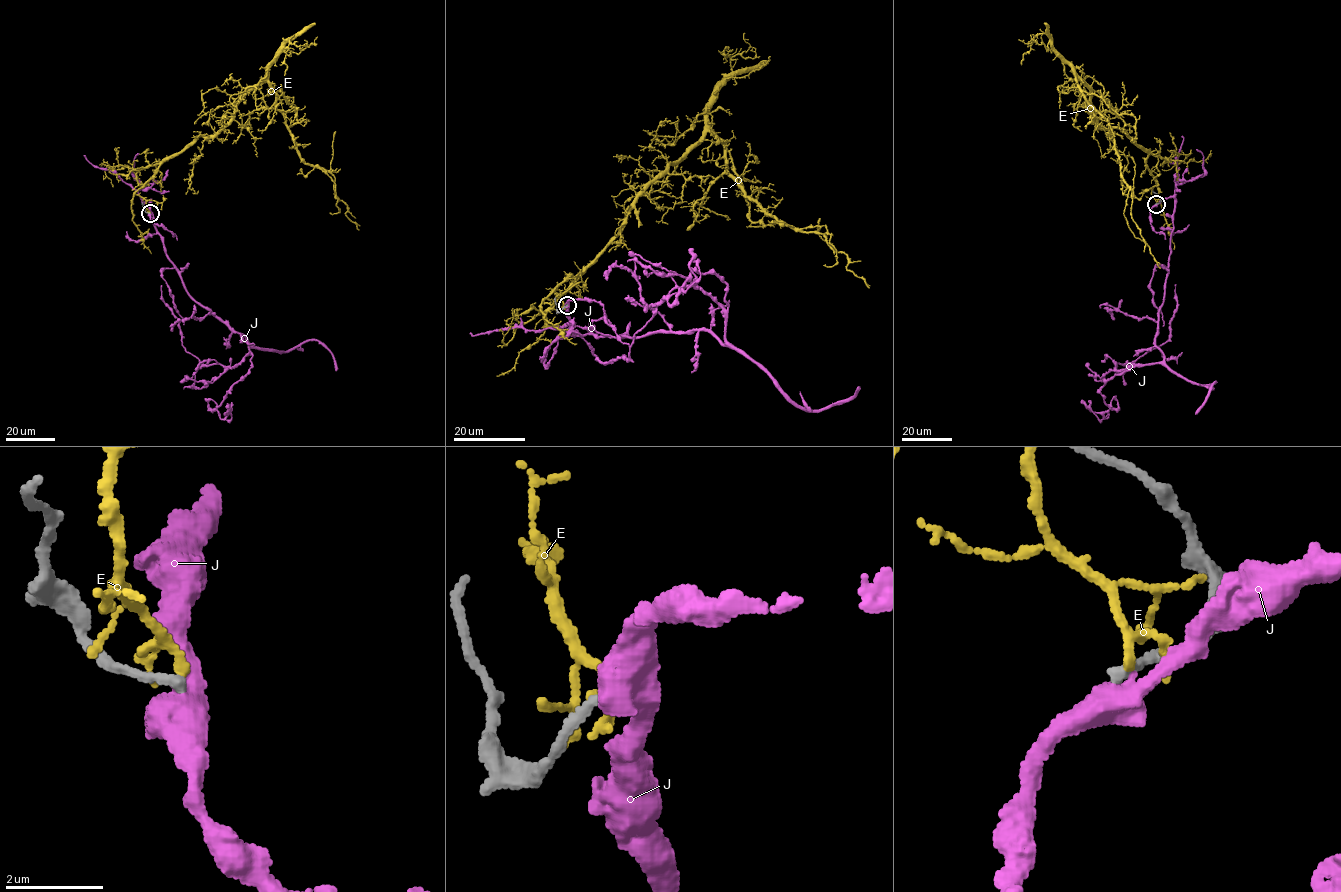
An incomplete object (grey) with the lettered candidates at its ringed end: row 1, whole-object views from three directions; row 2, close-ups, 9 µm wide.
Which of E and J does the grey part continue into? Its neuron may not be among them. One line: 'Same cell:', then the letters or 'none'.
Same cell: none

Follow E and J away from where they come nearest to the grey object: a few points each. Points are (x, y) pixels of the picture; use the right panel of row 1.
E: (1156, 204), (1148, 154), (1121, 129), (1099, 125), (1092, 92), (1076, 78), (1107, 121), (1132, 219), (1160, 268)
J: (1156, 204), (1174, 198), (1155, 338), (1163, 359), (1116, 369), (1117, 363), (1134, 362), (1169, 338), (1176, 284)

